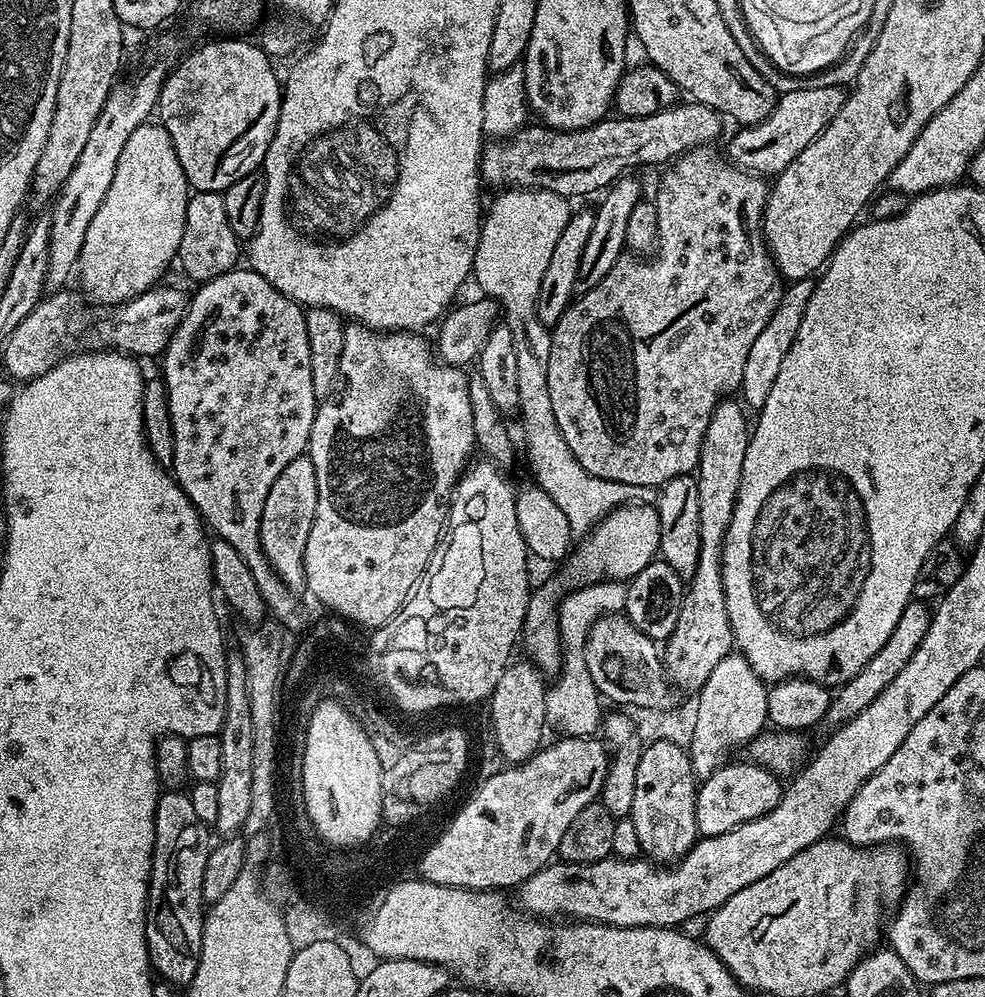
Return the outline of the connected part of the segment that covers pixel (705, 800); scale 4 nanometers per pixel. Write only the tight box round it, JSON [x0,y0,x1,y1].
[696,762,782,837]

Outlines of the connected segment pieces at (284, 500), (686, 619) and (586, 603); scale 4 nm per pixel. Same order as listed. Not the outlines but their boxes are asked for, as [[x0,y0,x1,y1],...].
[[260,455,318,590],[662,398,750,694],[544,580,628,738]]

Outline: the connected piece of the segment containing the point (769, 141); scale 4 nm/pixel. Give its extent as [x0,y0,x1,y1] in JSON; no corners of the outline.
[726,86,844,178]

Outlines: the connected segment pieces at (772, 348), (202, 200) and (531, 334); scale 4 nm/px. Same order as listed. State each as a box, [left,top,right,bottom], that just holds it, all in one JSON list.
[[738,279,812,410],[178,191,242,282],[472,188,658,534]]

